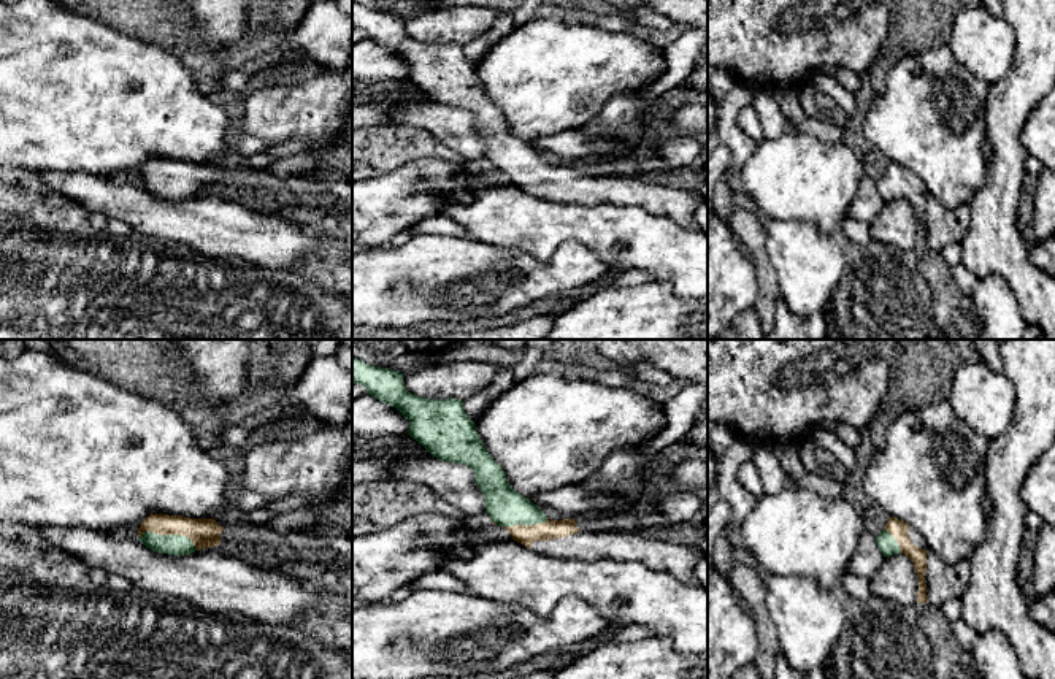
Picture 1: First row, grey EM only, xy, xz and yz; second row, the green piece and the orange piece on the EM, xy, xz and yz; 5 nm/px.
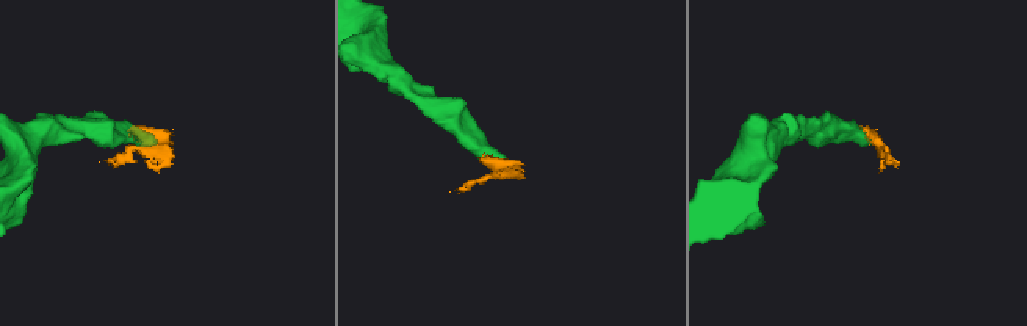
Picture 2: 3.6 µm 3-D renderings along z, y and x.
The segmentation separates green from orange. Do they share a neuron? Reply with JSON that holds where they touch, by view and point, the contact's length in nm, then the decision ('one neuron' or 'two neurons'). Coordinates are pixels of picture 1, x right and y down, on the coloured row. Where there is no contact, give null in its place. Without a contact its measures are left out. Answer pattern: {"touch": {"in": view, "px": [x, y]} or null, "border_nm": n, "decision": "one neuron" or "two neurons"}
{"touch": {"in": "xy", "px": [170, 535]}, "border_nm": 300, "decision": "one neuron"}

